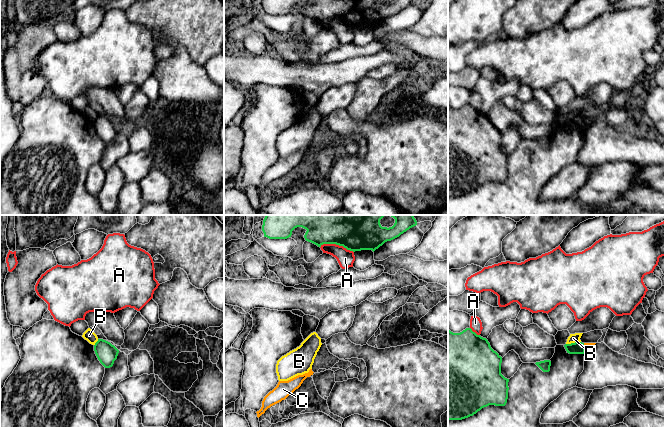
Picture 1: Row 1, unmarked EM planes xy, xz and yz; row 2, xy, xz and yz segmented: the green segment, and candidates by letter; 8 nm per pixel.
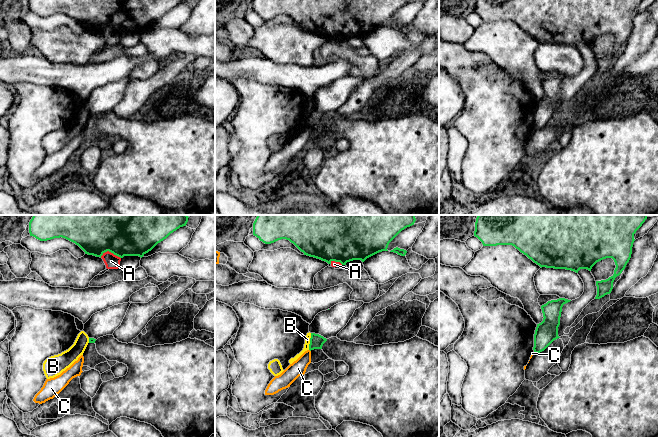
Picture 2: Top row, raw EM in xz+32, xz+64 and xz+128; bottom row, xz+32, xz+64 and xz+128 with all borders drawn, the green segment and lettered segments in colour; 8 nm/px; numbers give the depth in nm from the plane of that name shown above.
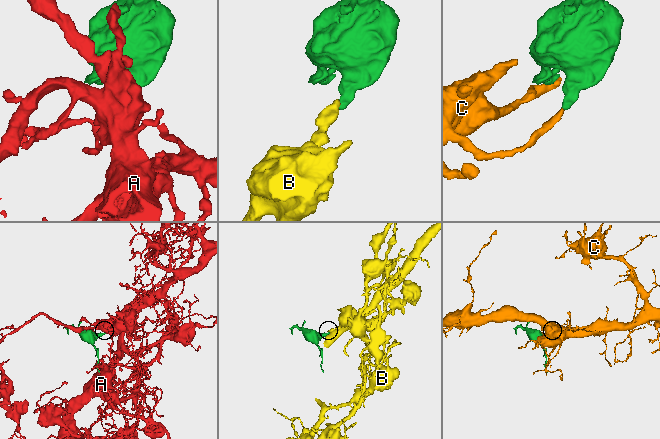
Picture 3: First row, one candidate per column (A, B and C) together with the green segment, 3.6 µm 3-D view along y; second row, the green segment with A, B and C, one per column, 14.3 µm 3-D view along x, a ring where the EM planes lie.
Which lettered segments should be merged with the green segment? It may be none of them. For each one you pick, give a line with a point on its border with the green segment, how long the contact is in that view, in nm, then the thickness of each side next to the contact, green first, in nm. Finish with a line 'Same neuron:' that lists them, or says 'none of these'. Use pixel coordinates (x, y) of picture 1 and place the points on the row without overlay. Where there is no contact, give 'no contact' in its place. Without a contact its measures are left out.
Same neuron: none of these

